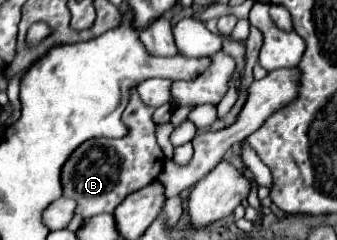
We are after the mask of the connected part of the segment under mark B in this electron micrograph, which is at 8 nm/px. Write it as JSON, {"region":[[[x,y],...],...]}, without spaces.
{"region":[[[132,90],[130,106],[126,106],[122,114],[122,122],[126,124],[128,134],[118,140],[88,140],[86,144],[76,148],[74,156],[70,156],[66,168],[62,168],[62,186],[64,196],[78,200],[78,216],[90,218],[102,212],[114,212],[128,194],[148,186],[152,180],[158,178],[164,166],[164,154],[154,136],[156,124],[152,122],[152,112],[154,108],[144,106],[136,90]]]}

